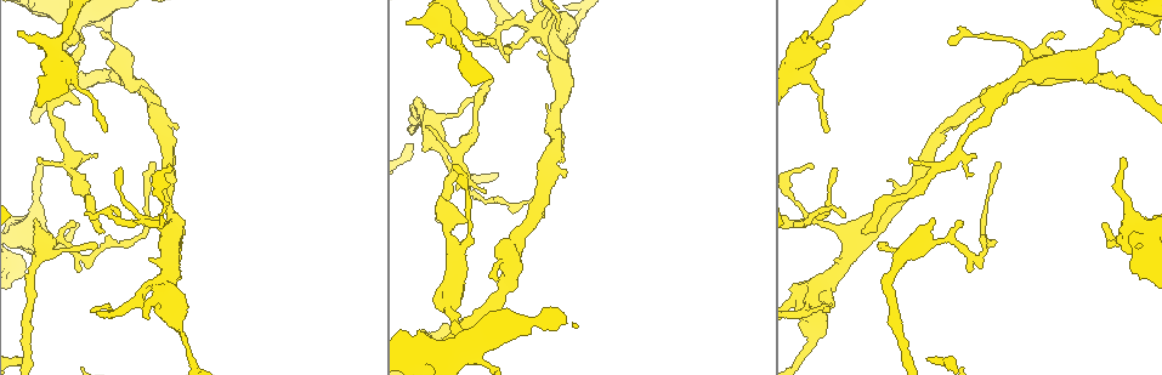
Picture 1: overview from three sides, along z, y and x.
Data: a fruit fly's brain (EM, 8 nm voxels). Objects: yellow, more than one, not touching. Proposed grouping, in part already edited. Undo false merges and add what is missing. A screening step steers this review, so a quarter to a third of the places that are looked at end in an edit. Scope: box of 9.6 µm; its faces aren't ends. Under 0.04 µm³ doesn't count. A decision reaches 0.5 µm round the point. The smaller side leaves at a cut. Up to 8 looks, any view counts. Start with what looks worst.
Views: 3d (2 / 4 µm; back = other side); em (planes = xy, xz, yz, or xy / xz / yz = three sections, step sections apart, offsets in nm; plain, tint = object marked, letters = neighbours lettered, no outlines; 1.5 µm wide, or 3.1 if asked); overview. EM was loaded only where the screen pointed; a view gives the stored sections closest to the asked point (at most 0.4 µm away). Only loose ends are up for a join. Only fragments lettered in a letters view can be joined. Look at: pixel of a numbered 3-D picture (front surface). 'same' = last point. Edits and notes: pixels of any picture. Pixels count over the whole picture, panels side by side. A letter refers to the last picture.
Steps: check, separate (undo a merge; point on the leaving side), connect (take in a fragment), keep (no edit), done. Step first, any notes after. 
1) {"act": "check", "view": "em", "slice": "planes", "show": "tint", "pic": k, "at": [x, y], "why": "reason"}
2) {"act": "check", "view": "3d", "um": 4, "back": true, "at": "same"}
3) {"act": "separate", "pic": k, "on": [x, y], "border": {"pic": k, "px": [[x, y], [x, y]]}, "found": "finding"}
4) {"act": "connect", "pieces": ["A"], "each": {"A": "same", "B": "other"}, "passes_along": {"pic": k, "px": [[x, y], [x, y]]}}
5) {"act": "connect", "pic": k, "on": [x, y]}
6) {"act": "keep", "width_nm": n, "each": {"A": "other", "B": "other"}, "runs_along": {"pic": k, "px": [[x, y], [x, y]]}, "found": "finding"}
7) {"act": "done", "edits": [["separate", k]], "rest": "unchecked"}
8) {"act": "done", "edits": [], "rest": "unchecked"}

{"act": "check", "view": "3d", "um": 4, "pic": 1, "at": [1104, 224], "why": "an open end"}

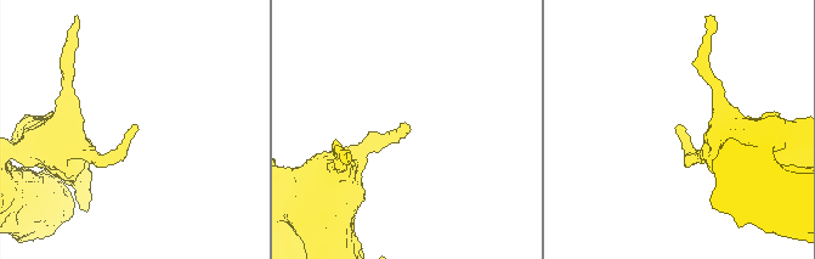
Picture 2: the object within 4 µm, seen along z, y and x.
{"act": "check", "view": "em", "slice": "planes", "show": "letters", "pic": 2, "at": [406, 126], "why": "need the tissue"}

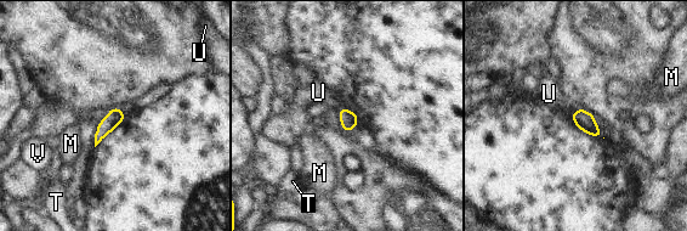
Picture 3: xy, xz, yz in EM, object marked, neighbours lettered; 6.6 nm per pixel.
{"act": "keep", "width_nm": 110, "each": {"M": "other", "T": "other", "U": "other", "V": "other"}, "border": {"pic": 3, "px": [[344, 105], [338, 108]]}, "found": "none of them fits"}

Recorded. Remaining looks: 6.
{"act": "check", "view": "em", "slice": "planes", "show": "letters", "pic": 1, "at": [69, 42], "why": "branch stops here"}

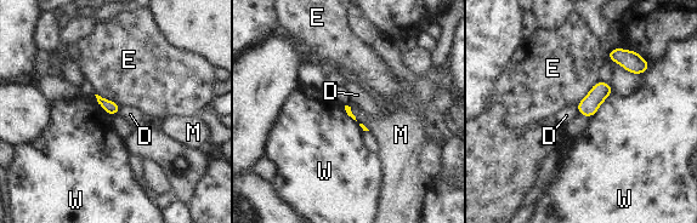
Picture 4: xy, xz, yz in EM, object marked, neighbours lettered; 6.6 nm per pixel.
{"act": "keep", "each": {"D": "other", "E": "other", "M": "other", "W": "other"}, "border": {"pic": 4, "px": [[122, 106], [117, 114]]}, "found": "none of them fits"}

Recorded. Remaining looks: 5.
{"act": "check", "view": "em", "slice": "xy", "step": 4, "show": "tint", "pic": 1, "at": [83, 260]}

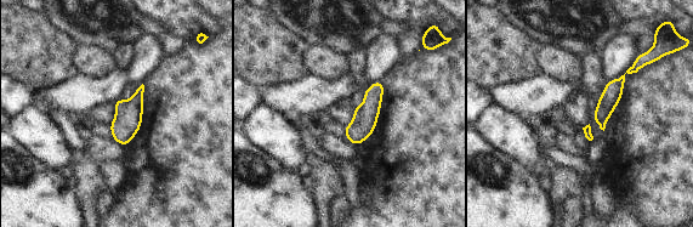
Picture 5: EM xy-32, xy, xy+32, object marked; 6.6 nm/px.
{"act": "check", "view": "em", "slice": "planes", "show": "letters", "at": "same", "why": "cut it another way"}

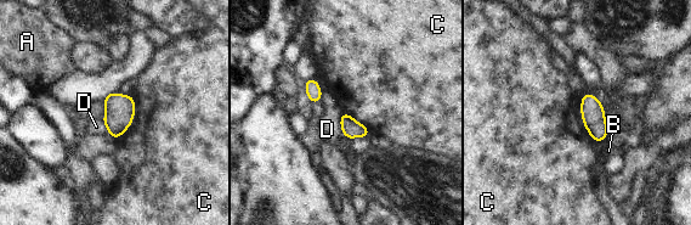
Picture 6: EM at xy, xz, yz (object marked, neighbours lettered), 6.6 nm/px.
{"act": "keep", "width_nm": 100, "each": {"A": "other", "B": "other", "C": "other", "D": "other"}, "border": {"pic": 6, "px": [[312, 77], [319, 85], [321, 101]]}, "found": "all the same cell"}

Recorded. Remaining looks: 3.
{"act": "done", "edits": [], "rest": "unchecked"}

